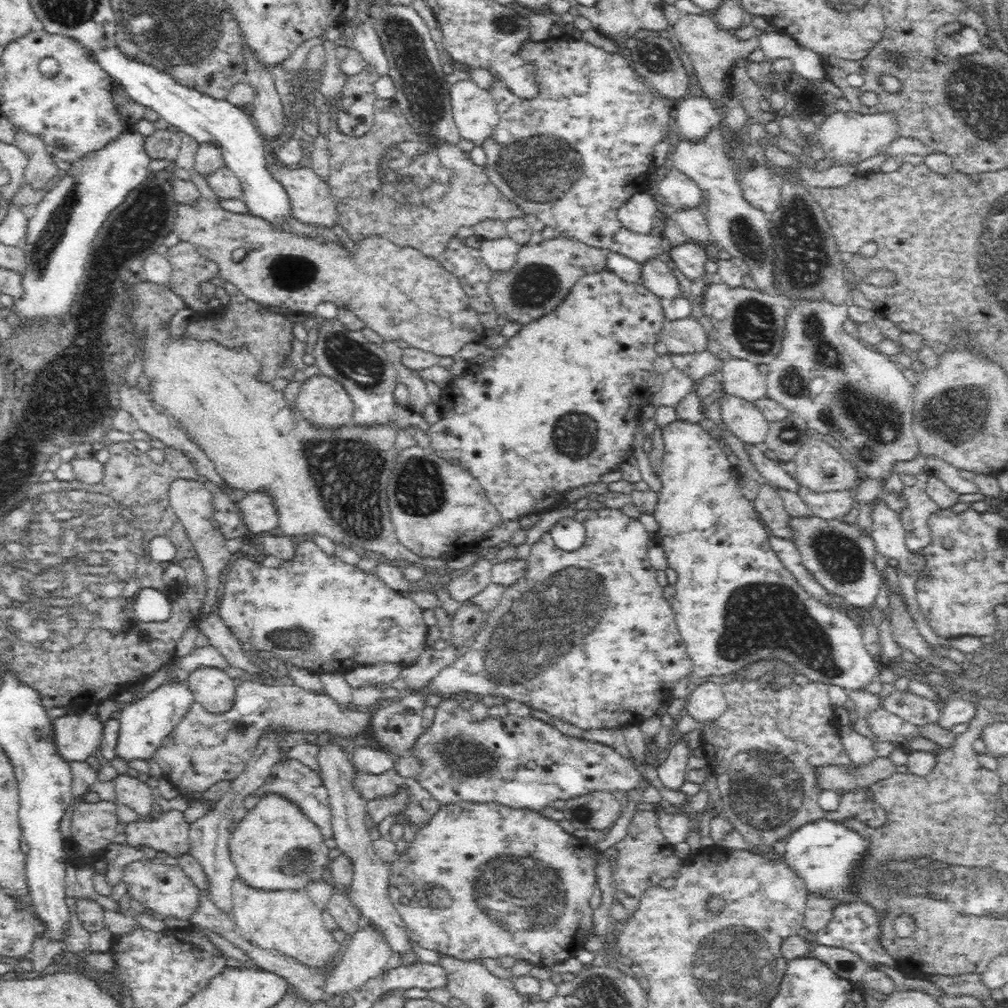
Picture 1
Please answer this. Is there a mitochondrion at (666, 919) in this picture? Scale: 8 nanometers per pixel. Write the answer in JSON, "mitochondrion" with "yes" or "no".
{"mitochondrion":"no"}

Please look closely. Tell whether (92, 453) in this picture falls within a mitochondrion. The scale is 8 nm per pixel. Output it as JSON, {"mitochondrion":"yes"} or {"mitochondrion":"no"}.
{"mitochondrion":"no"}

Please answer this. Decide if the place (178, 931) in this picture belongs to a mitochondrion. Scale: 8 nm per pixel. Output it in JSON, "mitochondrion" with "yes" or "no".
{"mitochondrion":"no"}

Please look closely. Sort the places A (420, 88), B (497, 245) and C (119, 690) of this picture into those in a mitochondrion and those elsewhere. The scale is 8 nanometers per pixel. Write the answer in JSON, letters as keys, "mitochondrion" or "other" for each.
{"A":"mitochondrion","B":"other","C":"other"}

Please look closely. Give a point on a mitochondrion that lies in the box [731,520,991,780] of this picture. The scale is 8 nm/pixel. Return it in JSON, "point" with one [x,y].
{"point":[836,554]}

